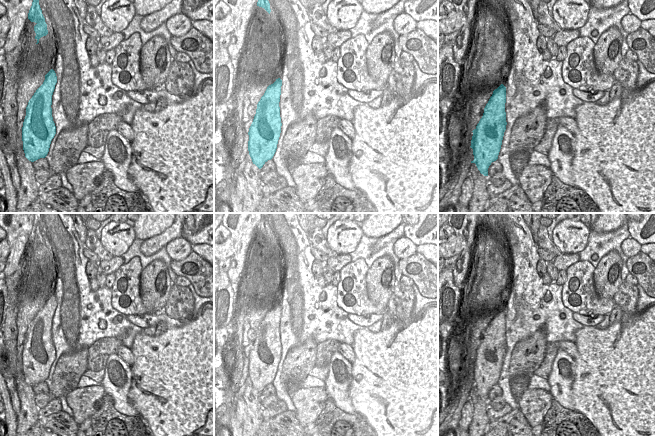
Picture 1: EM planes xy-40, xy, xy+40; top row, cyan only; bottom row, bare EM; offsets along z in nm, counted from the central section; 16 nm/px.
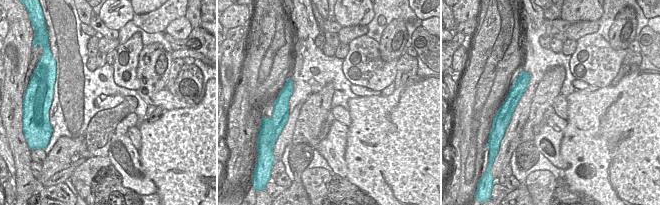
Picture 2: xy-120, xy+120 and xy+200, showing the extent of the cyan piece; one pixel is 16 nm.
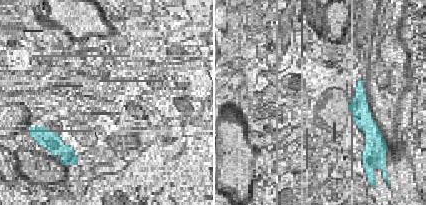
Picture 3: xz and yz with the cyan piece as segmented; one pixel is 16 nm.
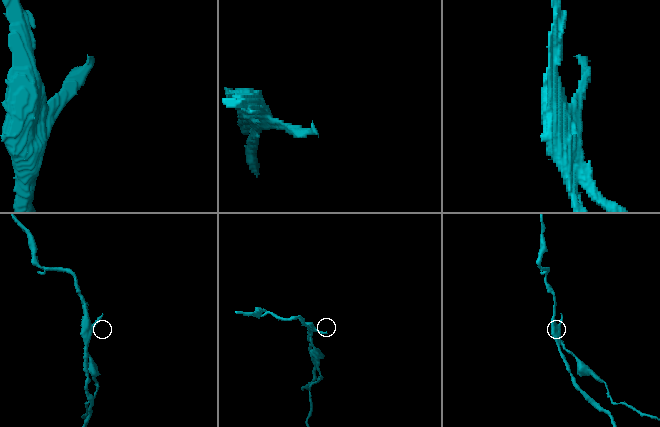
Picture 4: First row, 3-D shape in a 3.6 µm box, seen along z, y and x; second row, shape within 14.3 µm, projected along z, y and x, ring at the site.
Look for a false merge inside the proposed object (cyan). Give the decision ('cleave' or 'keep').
cleave

